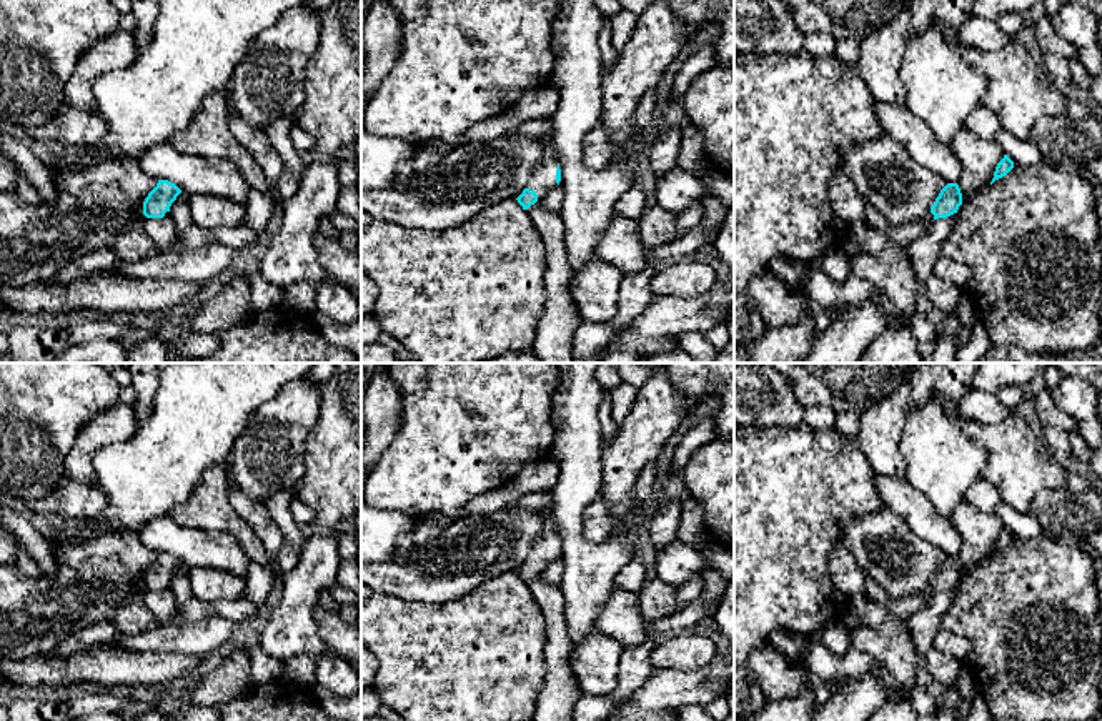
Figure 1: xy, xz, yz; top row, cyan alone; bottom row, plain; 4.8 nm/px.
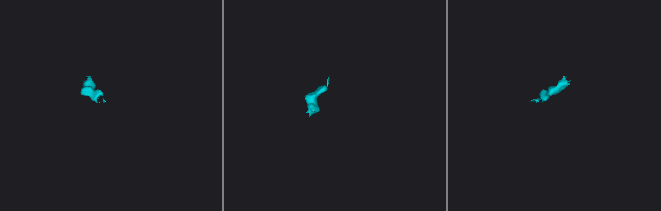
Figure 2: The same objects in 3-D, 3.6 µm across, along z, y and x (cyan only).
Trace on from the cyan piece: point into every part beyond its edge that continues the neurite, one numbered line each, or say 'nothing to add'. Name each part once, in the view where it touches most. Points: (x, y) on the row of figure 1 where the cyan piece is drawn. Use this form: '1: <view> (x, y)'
1: xz (543, 179)

